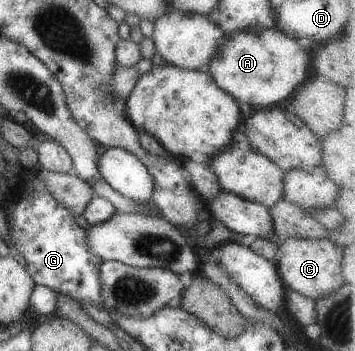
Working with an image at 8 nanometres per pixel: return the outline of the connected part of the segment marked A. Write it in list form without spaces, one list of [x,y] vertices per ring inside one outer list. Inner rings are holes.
[[[278,28],[260,32],[228,34],[206,68],[212,80],[224,92],[253,109],[281,106],[313,74],[311,53]]]

